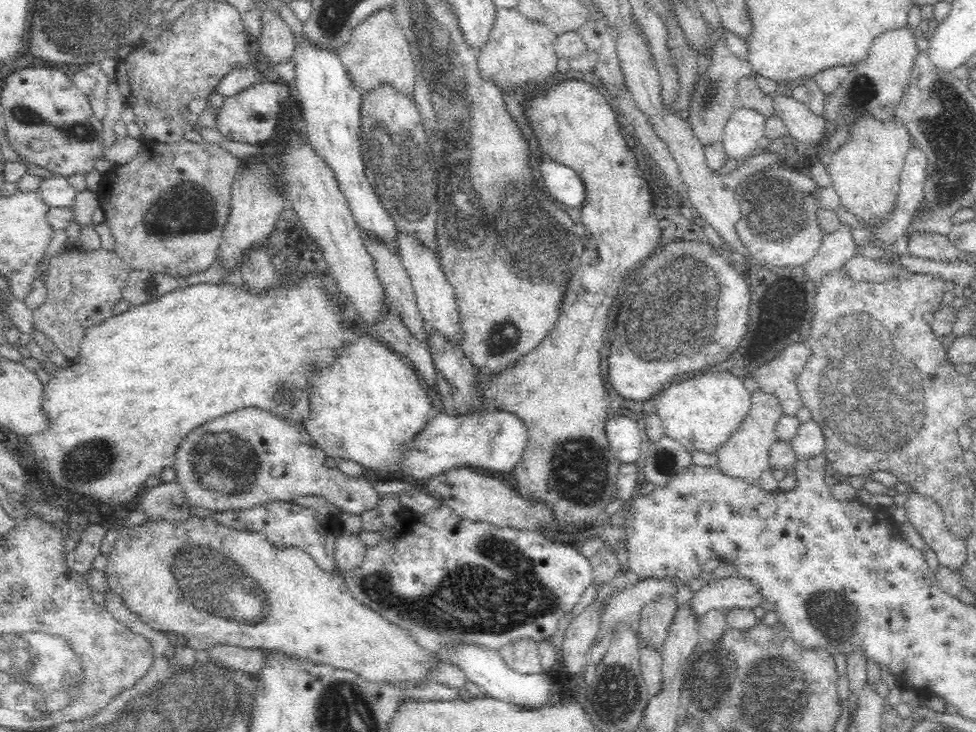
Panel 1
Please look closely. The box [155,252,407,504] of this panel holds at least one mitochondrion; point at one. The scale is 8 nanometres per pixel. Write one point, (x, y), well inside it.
(224, 461)

